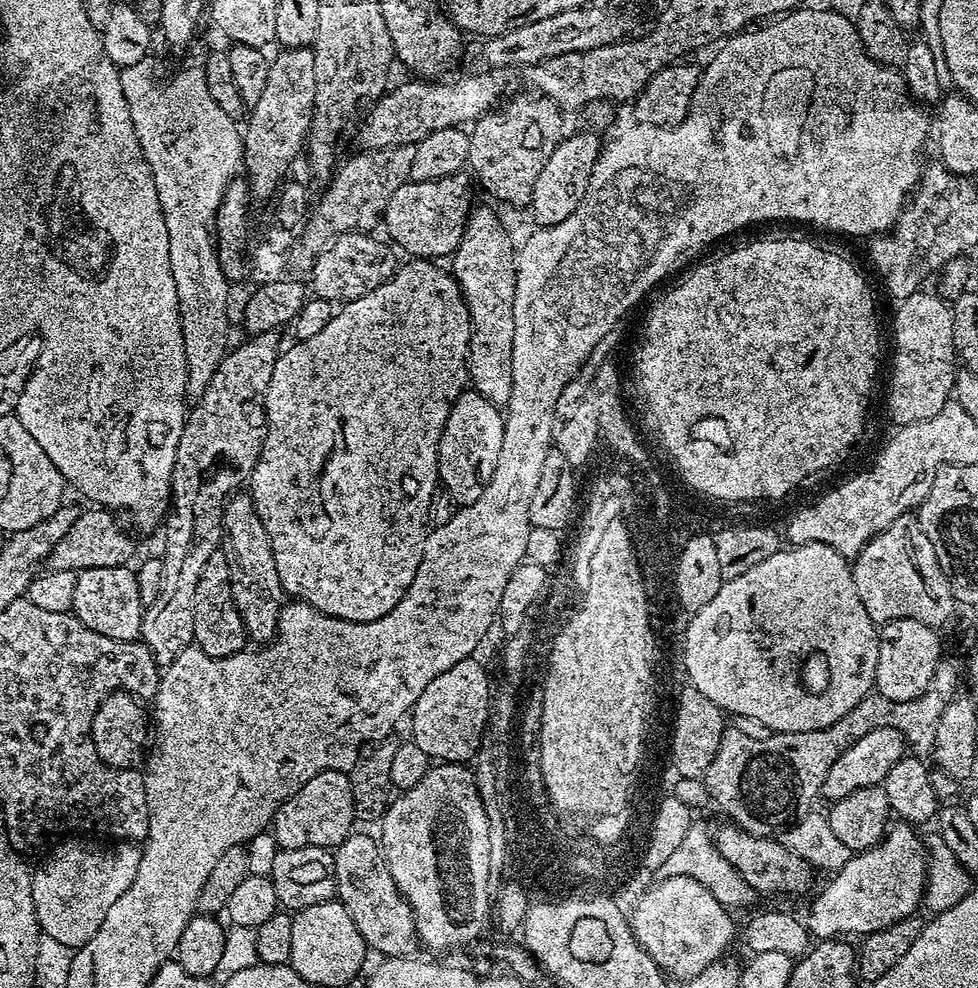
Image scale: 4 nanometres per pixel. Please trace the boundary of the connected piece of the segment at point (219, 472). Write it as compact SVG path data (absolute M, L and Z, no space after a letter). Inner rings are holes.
M270 332L252 336L245 344L237 348L235 345L222 358L218 370L214 370L214 378L210 378L210 386L206 386L202 398L191 405L184 421L182 438L178 438L172 499L162 521L165 580L154 604L144 609L139 634L139 639L161 666L172 664L180 651L194 641L196 576L202 574L206 558L221 547L224 504L256 469L268 429L264 395L282 351L281 345L276 345L276 338Z

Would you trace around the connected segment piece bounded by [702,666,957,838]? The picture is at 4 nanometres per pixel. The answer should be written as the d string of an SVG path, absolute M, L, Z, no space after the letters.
M941 666L936 669L936 677L932 679L930 686L918 698L906 702L894 702L879 694L869 694L862 702L858 702L858 706L854 706L854 710L850 710L850 714L818 730L772 732L766 738L750 738L742 734L742 730L734 730L731 726L725 727L722 742L718 746L718 754L714 754L714 762L710 762L710 766L705 770L702 783L708 787L709 798L728 815L725 817L736 827L744 829L752 836L775 837L801 815L800 804L808 804L812 799L820 796L820 787L830 766L834 766L834 758L850 750L850 746L854 746L854 742L858 742L862 734L870 734L870 730L879 728L893 728L902 733L905 745L913 753L931 753L936 747L938 718L942 718L942 714L952 703L952 697L957 691L955 688L955 670Z

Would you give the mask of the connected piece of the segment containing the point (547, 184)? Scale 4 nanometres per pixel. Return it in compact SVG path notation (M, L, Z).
M587 131L580 132L577 136L565 135L554 150L554 154L550 154L546 166L542 166L538 179L534 181L530 211L536 228L558 226L558 222L566 222L566 218L570 218L570 214L578 210L590 186L590 174L594 174L594 166L598 162L602 147L602 140L596 137L599 135L595 131Z

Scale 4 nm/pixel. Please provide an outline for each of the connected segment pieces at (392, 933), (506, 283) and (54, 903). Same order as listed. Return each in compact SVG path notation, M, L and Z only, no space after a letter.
M354 832L333 851L333 856L335 858L337 899L350 914L350 918L354 920L354 926L362 934L362 938L368 944L369 949L375 953L378 951L380 952L379 955L385 957L411 955L414 952L413 949L418 946L412 908L406 903L404 896L397 888L397 884L393 881L379 843L373 837L371 839L364 834Z
M477 207L468 217L468 227L450 257L450 271L460 283L464 301L470 314L470 342L468 343L468 384L471 391L480 392L495 408L507 409L510 389L514 386L514 290L516 289L516 256L514 244L502 221L492 208Z
M84 838L61 839L41 862L40 869L32 872L32 897L41 933L58 938L62 946L73 950L94 938L106 910L130 890L130 882L134 882L140 865L142 852L135 843L113 843L109 852L100 852L96 844L99 843Z

